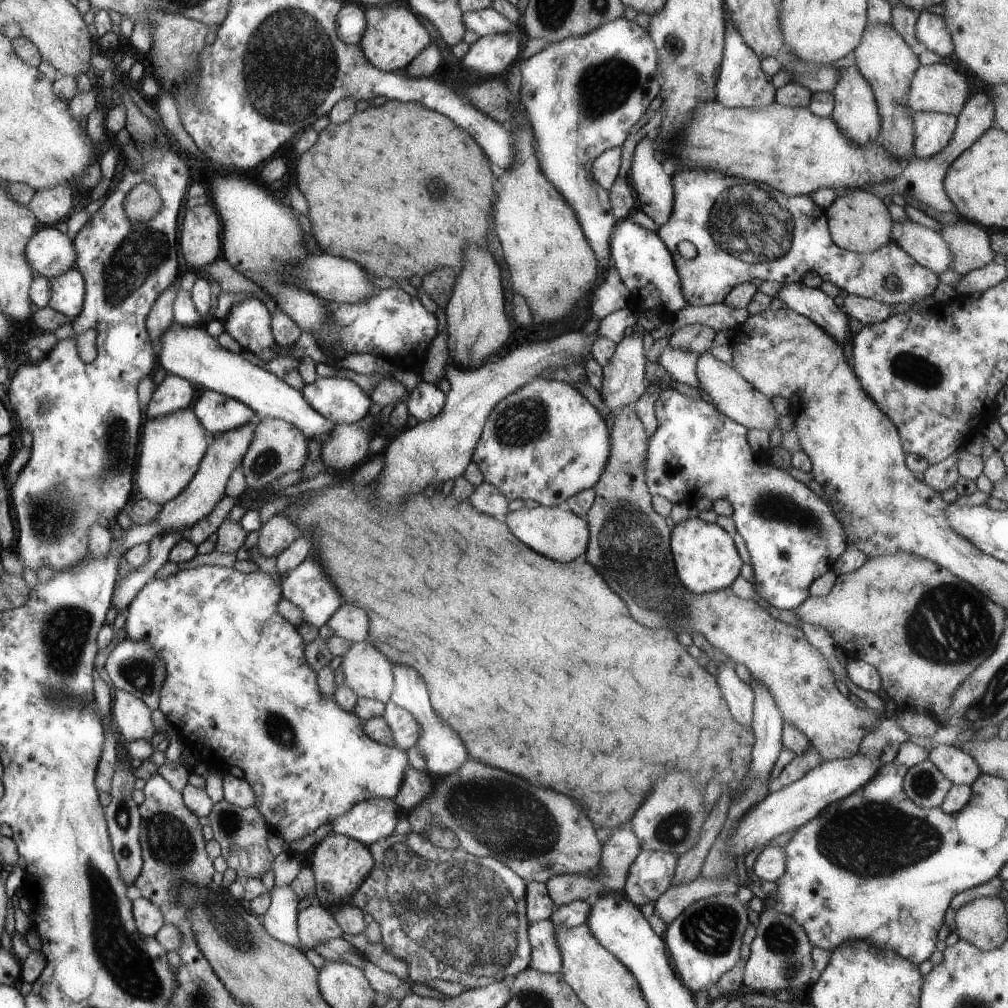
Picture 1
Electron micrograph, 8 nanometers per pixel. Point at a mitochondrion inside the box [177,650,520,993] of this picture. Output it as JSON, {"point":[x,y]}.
{"point":[230,929]}

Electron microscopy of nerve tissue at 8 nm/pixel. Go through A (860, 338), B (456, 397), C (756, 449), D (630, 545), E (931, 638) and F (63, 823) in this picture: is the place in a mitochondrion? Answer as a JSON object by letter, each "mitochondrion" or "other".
{"A":"other","B":"other","C":"other","D":"mitochondrion","E":"mitochondrion","F":"other"}

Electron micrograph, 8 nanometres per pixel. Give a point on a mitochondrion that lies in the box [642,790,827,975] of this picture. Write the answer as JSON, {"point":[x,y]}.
{"point":[712,930]}

